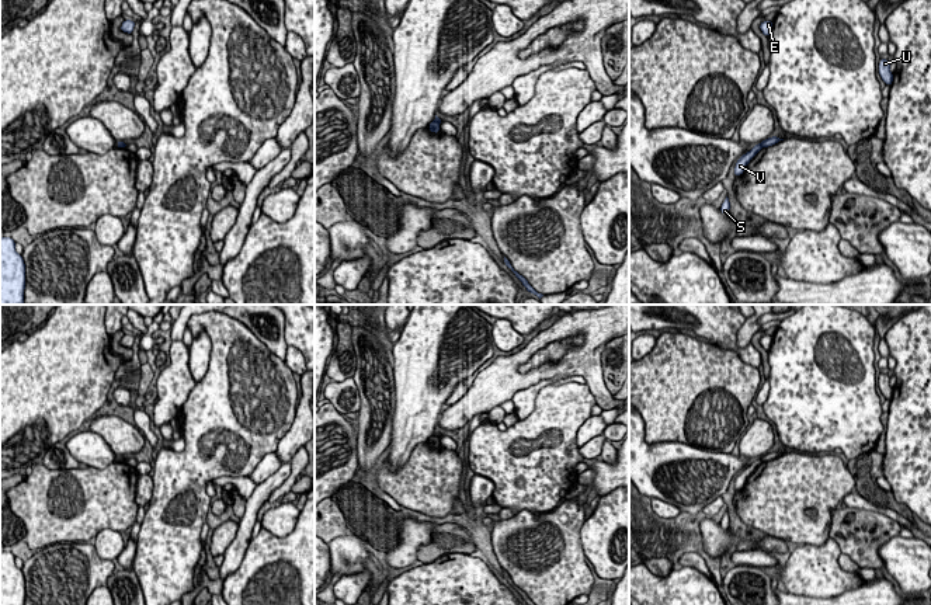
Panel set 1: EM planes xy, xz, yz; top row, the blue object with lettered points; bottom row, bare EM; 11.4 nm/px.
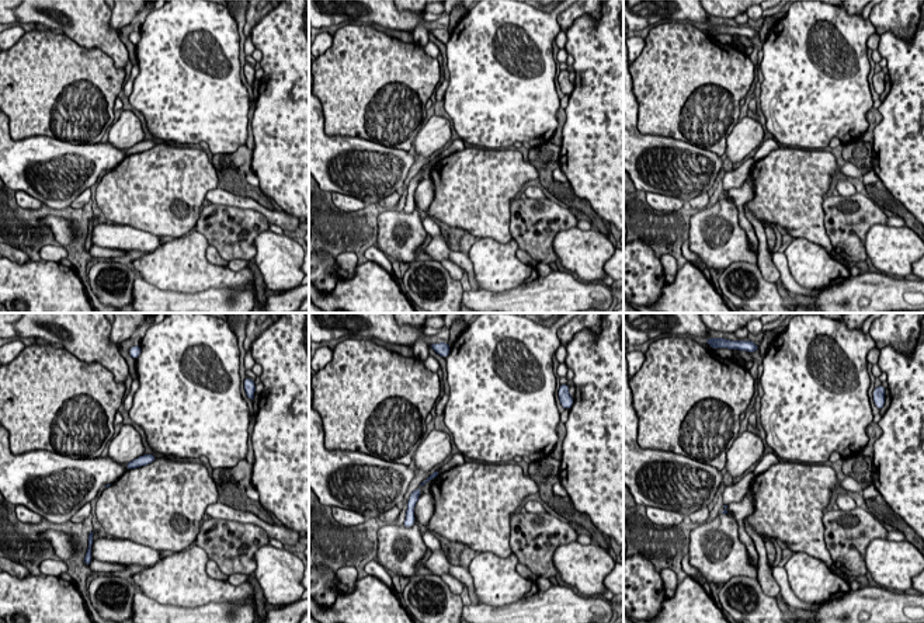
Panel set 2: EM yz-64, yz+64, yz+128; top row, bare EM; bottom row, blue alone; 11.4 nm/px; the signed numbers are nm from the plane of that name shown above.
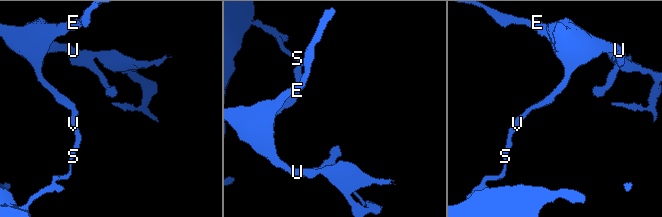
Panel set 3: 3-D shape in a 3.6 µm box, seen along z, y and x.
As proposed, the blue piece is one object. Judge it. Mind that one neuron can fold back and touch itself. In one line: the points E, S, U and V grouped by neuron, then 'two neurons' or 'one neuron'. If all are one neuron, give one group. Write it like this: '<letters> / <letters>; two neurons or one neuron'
E U / S V; two neurons

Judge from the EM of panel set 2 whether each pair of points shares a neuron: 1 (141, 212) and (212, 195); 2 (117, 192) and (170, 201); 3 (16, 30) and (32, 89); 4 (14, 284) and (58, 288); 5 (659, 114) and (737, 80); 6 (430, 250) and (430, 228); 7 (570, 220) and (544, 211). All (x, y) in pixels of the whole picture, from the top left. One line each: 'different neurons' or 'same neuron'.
1: different neurons
2: same neuron
3: different neurons
4: same neuron
5: same neuron
6: same neuron
7: same neuron

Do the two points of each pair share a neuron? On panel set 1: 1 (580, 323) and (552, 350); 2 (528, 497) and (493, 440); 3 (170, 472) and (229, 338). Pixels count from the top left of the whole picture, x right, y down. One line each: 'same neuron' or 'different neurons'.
1: different neurons
2: same neuron
3: same neuron

